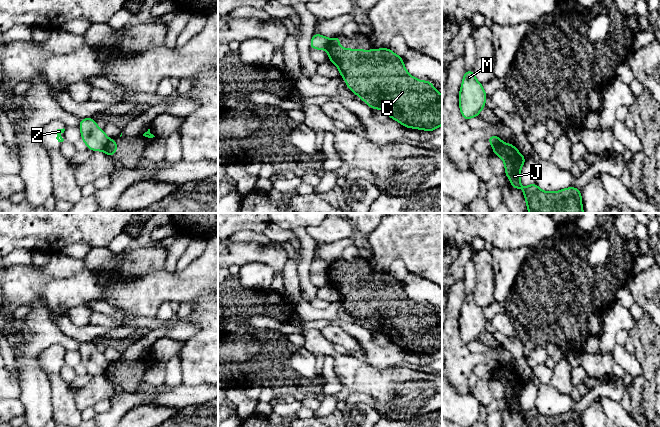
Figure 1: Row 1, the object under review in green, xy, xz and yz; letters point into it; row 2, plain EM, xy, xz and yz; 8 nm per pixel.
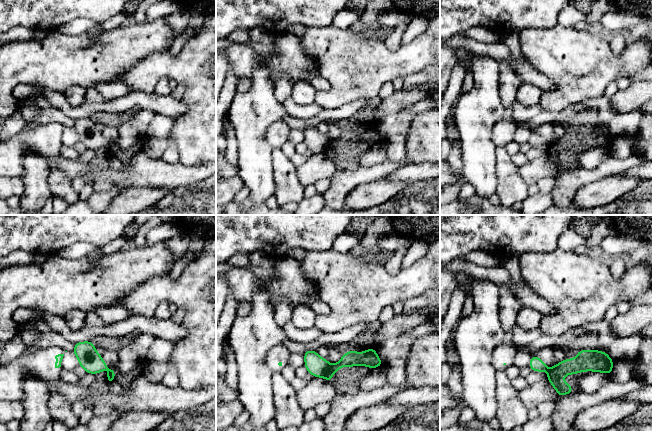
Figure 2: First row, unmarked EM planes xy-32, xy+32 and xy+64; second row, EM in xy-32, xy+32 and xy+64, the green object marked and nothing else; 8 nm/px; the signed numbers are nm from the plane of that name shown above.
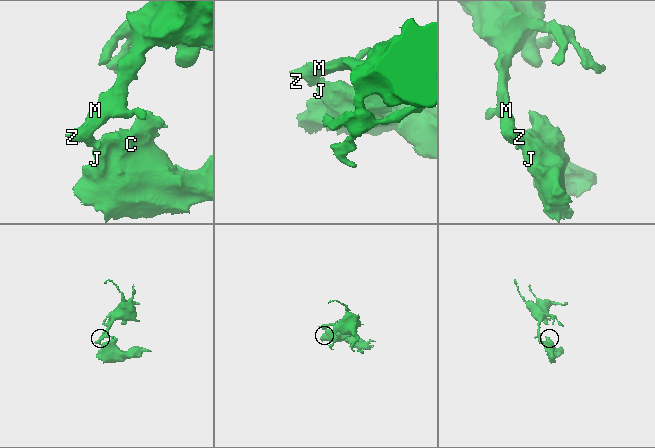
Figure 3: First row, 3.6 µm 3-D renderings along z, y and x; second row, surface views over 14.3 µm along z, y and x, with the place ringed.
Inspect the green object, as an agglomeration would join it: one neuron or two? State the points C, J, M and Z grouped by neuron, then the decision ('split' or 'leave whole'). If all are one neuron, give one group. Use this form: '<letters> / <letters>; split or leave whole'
C J / M Z; split

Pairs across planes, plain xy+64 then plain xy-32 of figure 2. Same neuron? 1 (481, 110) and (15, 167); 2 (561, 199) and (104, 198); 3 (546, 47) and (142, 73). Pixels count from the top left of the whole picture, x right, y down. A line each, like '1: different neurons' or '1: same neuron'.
1: different neurons
2: same neuron
3: same neuron

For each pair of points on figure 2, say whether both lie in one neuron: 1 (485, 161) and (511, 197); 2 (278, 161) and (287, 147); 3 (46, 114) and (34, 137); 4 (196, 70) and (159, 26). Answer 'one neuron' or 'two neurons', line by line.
1: two neurons
2: two neurons
3: two neurons
4: two neurons

